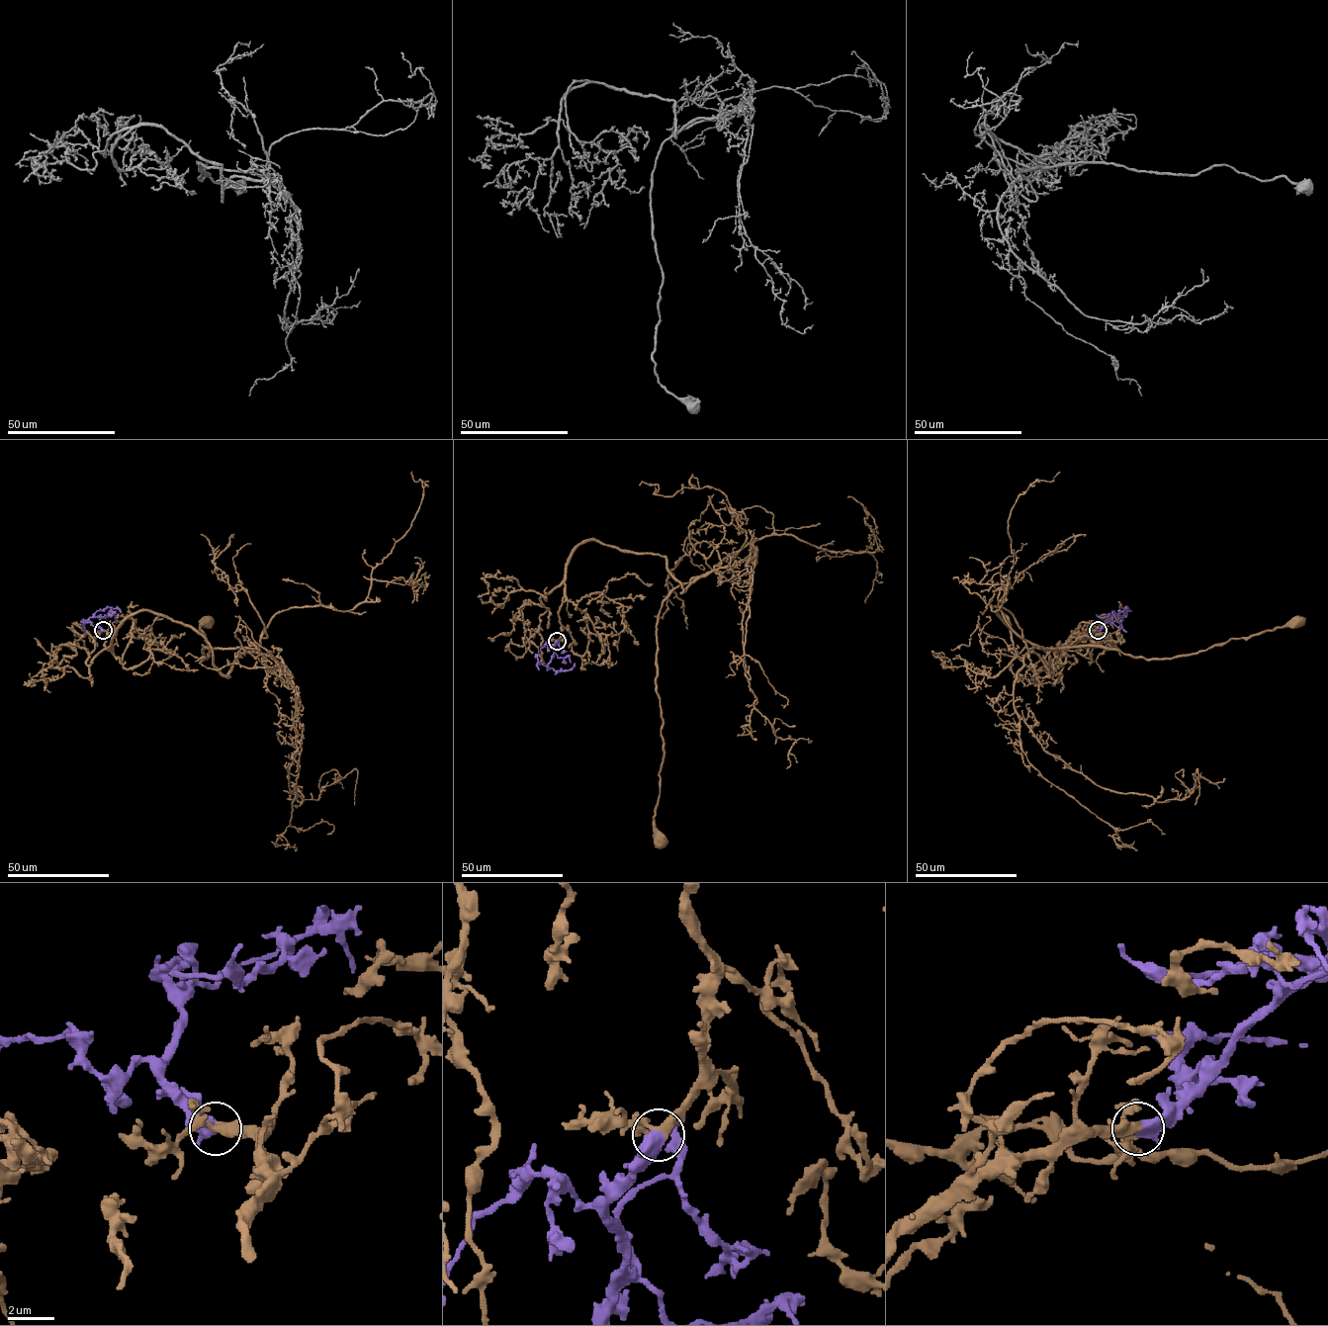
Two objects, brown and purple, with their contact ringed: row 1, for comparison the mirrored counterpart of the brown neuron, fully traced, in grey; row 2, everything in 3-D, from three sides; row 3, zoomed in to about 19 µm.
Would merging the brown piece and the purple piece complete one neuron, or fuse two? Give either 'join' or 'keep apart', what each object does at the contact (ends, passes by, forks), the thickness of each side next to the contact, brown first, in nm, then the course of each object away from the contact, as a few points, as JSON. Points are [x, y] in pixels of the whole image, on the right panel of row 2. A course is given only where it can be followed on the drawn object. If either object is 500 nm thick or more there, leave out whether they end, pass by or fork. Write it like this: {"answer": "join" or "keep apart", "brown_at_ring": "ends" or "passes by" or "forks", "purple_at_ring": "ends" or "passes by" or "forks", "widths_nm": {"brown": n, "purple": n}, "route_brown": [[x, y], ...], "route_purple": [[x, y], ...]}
{"answer": "join", "brown_at_ring": "forks", "purple_at_ring": "passes by", "widths_nm": {"brown": 280, "purple": 480}, "route_brown": [[1098, 630], [1049, 650], [997, 612], [1040, 676], [1049, 671], [1030, 648], [1174, 658], [1295, 622]], "route_purple": [[1098, 630], [1112, 617], [1124, 615], [1127, 607], [1119, 612]]}

